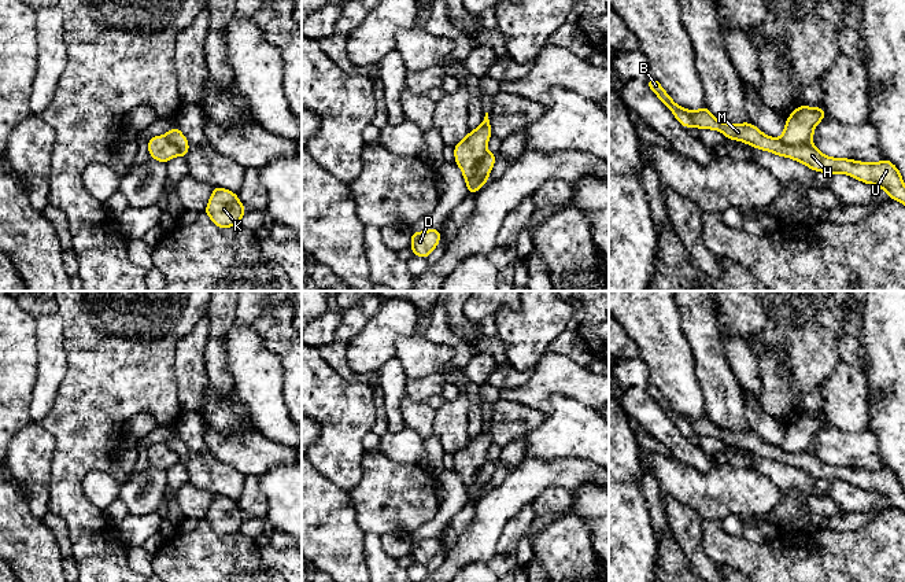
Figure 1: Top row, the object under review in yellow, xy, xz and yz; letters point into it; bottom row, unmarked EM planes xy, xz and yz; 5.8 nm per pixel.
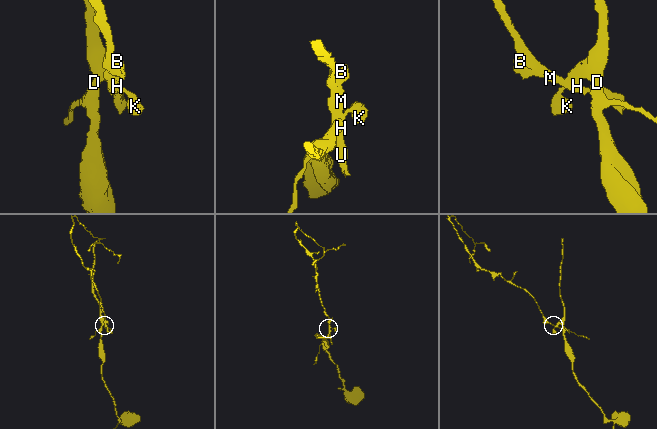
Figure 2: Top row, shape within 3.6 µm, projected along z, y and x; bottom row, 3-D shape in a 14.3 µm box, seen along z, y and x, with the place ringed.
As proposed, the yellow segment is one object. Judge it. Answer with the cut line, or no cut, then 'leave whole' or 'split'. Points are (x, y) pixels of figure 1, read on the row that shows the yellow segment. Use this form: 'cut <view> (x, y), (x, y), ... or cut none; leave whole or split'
cut yz (779, 139), (786, 144), (811, 144); split

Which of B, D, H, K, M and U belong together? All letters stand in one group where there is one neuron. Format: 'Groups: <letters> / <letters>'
Groups: B H M U / D K

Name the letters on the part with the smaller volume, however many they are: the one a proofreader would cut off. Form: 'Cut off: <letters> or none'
Cut off: B, H, M, U

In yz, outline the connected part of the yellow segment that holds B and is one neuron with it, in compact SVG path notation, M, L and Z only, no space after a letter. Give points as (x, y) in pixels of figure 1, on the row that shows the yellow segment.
M655 78L647 80L649 88L673 113L676 119L684 126L699 129L714 129L723 132L728 140L739 140L750 147L773 152L802 162L814 172L849 174L862 183L883 188L889 196L905 205L905 184L895 165L883 158L879 163L857 162L845 158L831 158L823 155L813 144L786 146L780 139L764 135L753 124L724 124L716 119L705 104L697 111L677 106L664 91Z

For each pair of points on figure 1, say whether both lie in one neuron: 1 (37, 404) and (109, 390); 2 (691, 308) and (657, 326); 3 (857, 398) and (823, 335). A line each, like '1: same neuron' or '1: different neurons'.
1: different neurons
2: different neurons
3: different neurons

